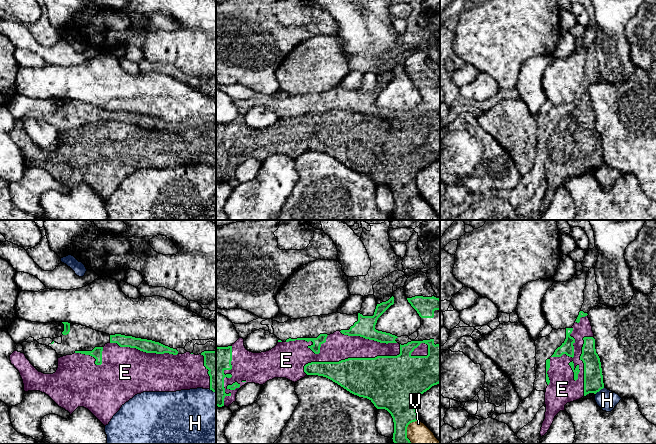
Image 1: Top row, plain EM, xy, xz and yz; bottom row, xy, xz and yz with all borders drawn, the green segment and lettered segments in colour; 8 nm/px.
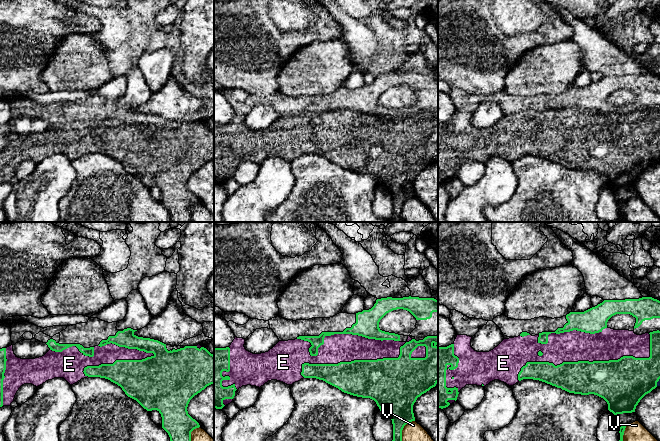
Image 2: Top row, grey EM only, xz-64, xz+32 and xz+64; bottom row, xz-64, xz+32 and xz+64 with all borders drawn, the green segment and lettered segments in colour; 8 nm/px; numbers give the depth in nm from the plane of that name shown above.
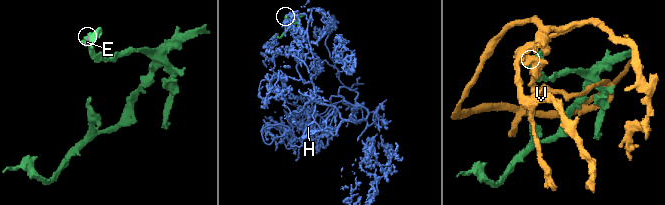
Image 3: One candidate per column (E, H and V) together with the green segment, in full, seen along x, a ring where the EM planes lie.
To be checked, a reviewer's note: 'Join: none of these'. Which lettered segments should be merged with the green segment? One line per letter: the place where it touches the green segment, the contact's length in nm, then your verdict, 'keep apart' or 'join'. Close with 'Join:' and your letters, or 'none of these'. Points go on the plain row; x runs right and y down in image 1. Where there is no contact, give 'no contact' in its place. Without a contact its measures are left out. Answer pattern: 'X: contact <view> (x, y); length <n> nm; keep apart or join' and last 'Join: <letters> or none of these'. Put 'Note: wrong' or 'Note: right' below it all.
E: contact xz (353, 134); length 800 nm; join
H: contact yz (599, 166); length 90 nm; keep apart
V: contact xz (406, 205); length 220 nm; keep apart
Join: E
Note: wrong

